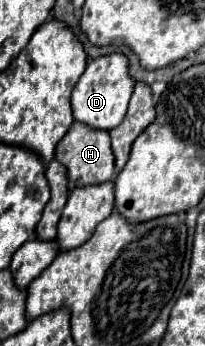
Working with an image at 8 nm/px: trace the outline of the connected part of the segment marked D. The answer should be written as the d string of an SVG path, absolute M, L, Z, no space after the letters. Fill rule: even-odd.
M119 53L97 57L87 65L87 69L79 77L79 81L71 93L73 117L75 117L75 121L79 121L91 129L111 131L125 119L125 111L127 111L131 93L133 93L133 79L127 73L127 57L119 55Z

